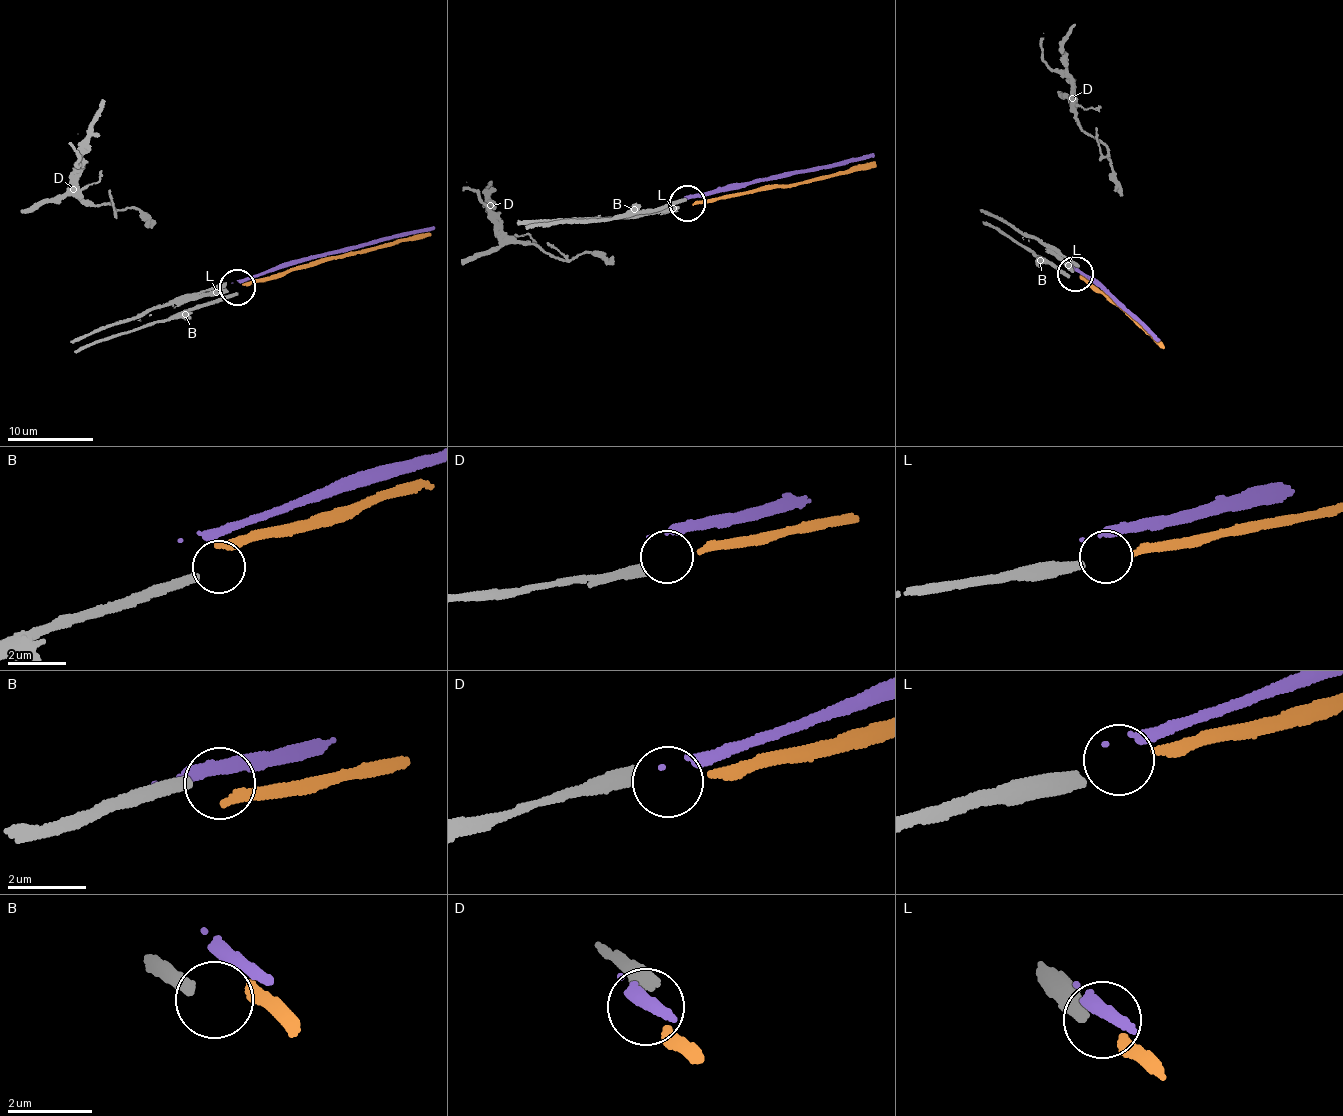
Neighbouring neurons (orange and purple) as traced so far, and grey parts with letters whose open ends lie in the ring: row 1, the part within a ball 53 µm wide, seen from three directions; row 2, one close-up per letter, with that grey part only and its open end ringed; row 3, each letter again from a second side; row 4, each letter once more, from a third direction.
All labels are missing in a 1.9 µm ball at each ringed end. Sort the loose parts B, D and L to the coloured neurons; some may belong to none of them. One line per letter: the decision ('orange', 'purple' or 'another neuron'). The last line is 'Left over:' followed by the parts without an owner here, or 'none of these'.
B: another neuron
D: another neuron
L: orange
Left over: B, D

